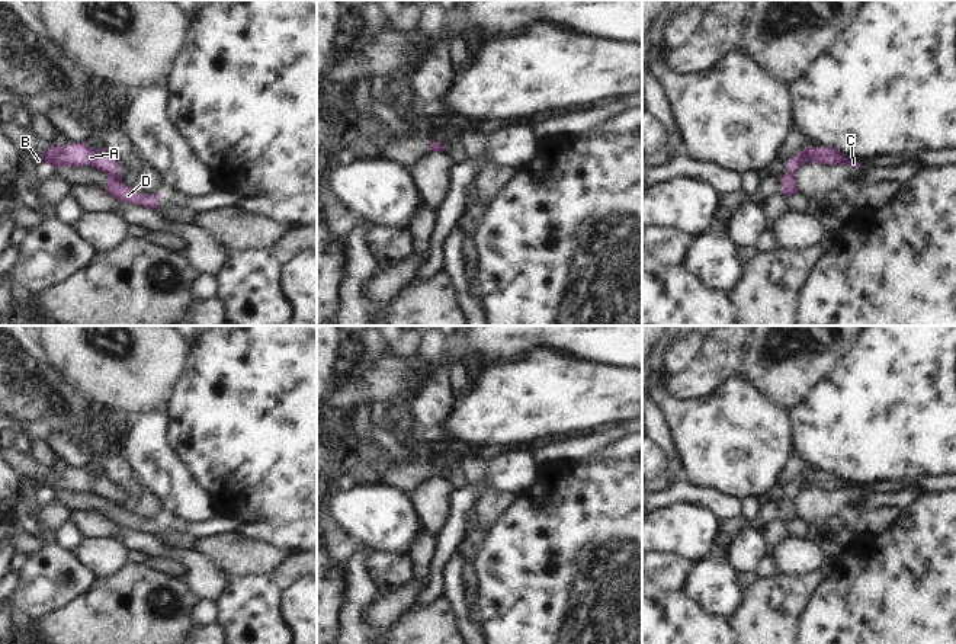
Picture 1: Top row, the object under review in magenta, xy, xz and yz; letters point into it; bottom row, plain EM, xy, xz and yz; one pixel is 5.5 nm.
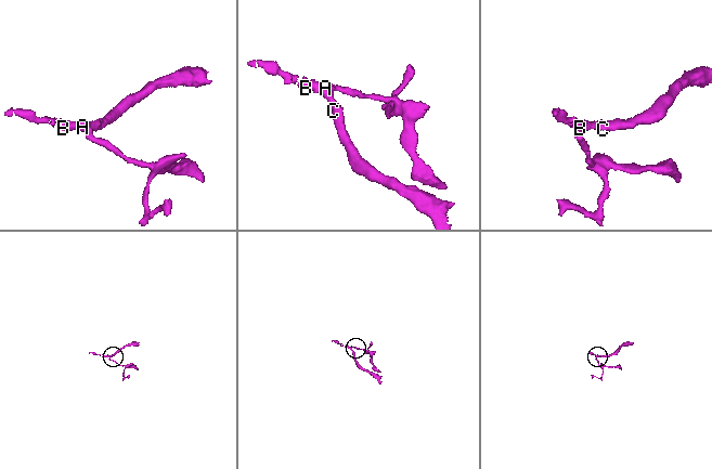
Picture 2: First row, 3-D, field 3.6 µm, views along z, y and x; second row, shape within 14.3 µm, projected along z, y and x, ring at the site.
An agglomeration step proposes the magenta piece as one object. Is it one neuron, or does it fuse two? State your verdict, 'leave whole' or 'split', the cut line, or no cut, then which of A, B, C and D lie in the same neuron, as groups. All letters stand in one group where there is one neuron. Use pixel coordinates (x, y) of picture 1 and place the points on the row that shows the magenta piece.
split | xy (118, 172), (106, 175) | A B C / D

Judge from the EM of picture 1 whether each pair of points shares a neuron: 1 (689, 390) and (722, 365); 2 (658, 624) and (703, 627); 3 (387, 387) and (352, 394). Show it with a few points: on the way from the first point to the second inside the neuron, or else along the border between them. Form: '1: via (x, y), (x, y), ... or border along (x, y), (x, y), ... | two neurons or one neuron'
1: via (698, 381), (714, 365) | one neuron
2: via (670, 625), (692, 627) | one neuron
3: via (378, 387), (361, 387) | one neuron

